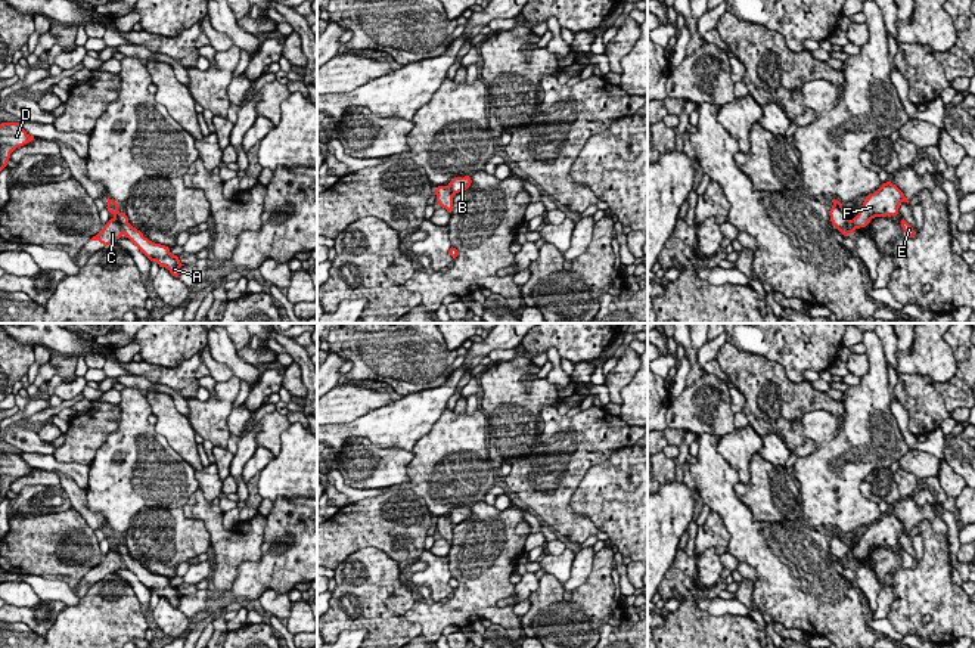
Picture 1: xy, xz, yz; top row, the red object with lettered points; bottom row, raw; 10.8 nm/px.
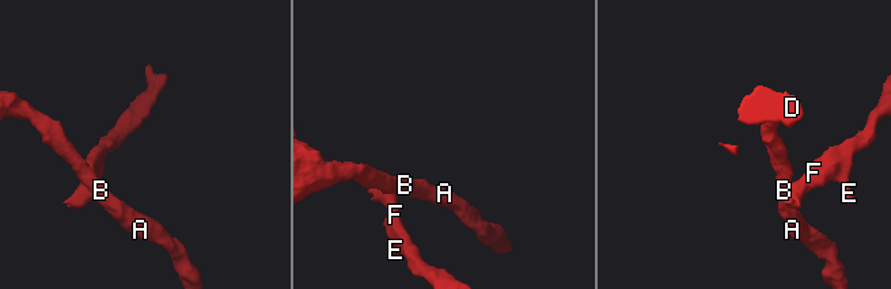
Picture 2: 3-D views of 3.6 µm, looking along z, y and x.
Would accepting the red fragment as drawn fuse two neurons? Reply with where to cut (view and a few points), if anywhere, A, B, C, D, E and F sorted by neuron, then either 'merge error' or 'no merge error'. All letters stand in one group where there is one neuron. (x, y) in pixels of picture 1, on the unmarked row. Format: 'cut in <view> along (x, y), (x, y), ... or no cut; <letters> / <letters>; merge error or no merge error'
cut in xy along (114, 548), (123, 563); A B D / C E F; merge error

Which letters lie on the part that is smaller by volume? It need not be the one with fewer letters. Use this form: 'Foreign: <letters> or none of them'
Foreign: C, E, F

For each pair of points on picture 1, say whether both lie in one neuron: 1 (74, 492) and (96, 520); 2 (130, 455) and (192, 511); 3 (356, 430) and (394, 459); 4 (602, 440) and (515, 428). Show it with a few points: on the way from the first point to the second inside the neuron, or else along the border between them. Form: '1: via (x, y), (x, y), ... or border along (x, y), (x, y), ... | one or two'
1: via (78, 499), (80, 507), (89, 515) | one
2: border along (198, 487), (182, 507) | two
3: border along (370, 442), (379, 447), (391, 447) | two
4: border along (552, 405), (540, 412), (542, 442), (525, 456) | two

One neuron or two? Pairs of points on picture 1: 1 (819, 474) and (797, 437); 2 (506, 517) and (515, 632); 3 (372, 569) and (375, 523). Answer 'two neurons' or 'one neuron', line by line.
1: two neurons
2: one neuron
3: two neurons

